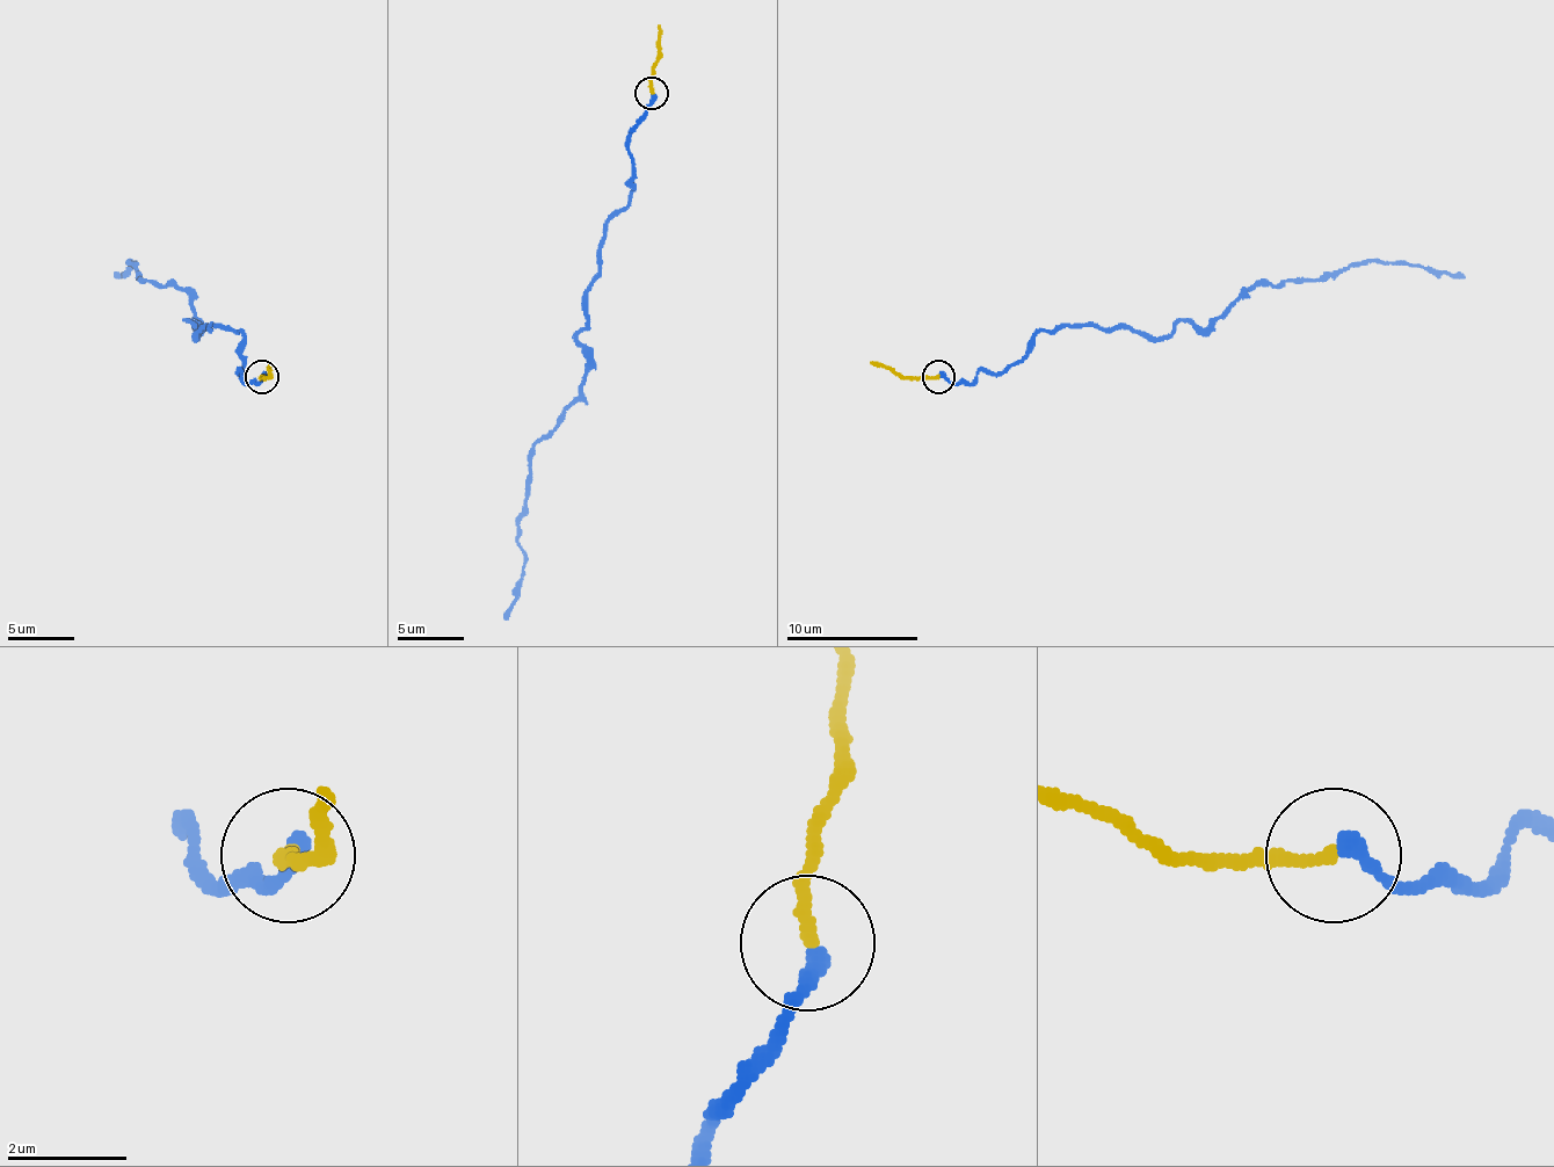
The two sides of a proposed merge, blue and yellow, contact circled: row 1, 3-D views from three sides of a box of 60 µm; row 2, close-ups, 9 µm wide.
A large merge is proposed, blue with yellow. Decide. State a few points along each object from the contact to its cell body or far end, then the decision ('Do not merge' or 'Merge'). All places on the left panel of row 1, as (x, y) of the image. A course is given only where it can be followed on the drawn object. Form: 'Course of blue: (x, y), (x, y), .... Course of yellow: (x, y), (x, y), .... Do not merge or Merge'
Course of blue: (262, 377), (239, 374), (239, 331), (196, 338), (194, 302), (173, 284), (144, 282), (130, 261), (114, 278). Course of yellow: (262, 377), (266, 377), (269, 361). Merge

